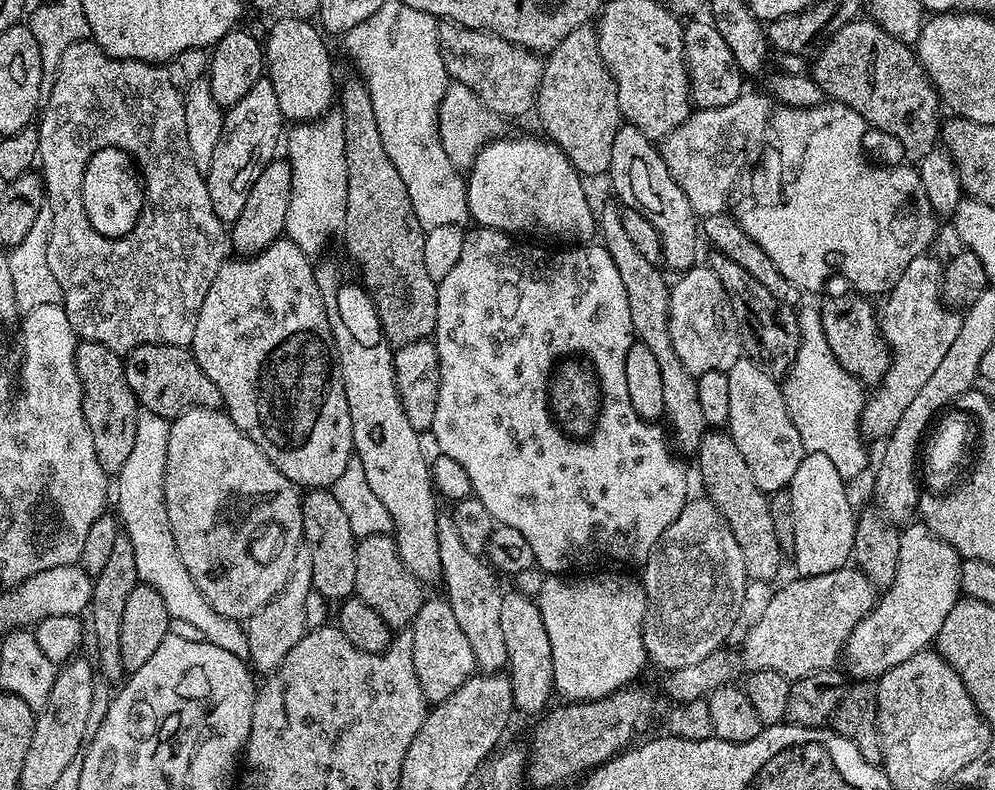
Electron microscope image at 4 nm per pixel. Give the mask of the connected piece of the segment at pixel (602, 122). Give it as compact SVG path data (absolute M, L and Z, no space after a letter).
M591 23L570 30L570 34L566 34L566 38L562 38L562 42L558 42L558 46L554 46L554 50L547 53L542 82L536 95L534 116L540 119L540 124L544 127L543 135L566 153L569 162L581 177L603 177L607 173L610 154L614 154L614 134L618 134L622 126L622 117L618 106L618 90L608 68L602 62L596 29Z

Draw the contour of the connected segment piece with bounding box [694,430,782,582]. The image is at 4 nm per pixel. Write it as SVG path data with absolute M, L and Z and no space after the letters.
M726 430L705 431L699 450L694 453L694 460L700 463L703 495L715 504L722 518L726 518L734 538L738 538L749 581L774 579L780 572L782 553L778 546L778 534L774 534L774 518L770 518L769 497L760 489L758 482L754 482L750 466L746 466L746 458L742 458L734 438Z

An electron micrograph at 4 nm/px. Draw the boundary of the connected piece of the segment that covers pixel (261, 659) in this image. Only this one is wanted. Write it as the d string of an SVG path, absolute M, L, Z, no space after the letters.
M306 547L296 551L290 574L282 586L282 590L262 610L258 610L246 621L244 633L250 642L250 664L257 673L270 674L298 646L308 628L306 622L306 598L313 592L312 567L310 566L310 550Z

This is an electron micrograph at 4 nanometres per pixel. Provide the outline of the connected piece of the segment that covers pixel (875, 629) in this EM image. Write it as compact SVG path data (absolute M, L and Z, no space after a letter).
M923 522L909 523L901 531L894 580L881 593L872 613L851 631L845 644L845 669L853 679L879 679L886 670L925 651L935 641L942 623L960 598L961 563L957 552Z

